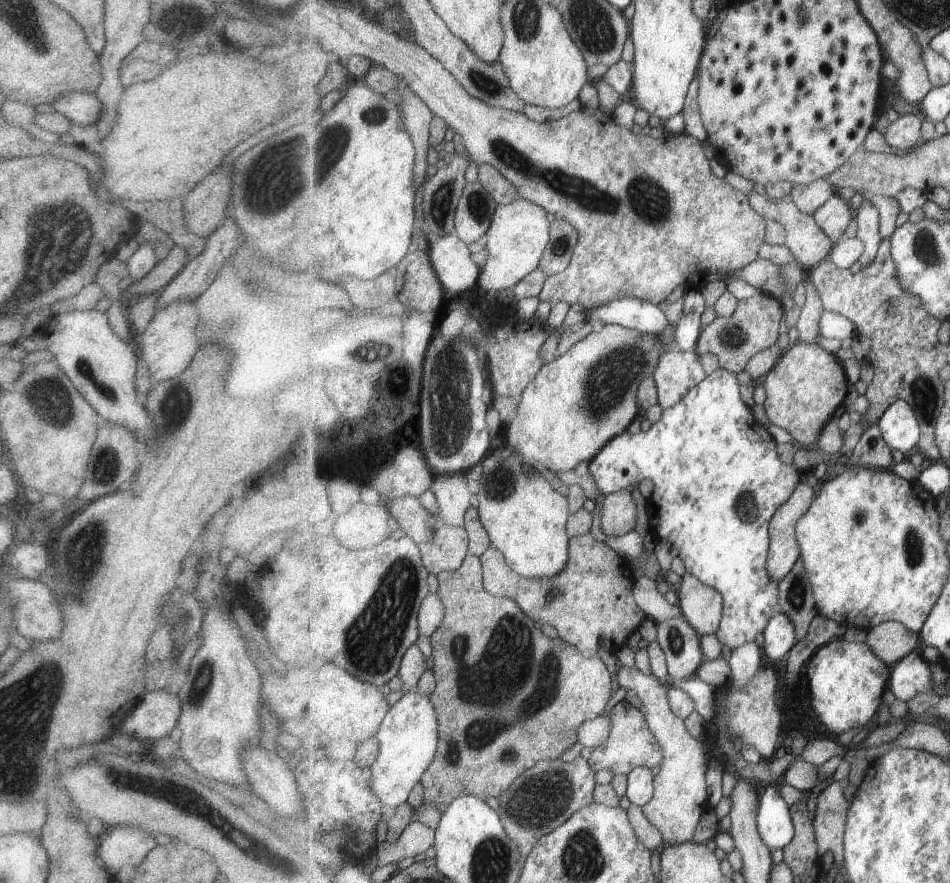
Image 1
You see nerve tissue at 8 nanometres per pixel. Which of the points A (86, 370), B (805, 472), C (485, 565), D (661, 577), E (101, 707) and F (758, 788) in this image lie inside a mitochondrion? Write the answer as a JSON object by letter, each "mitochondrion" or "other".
{"A":"mitochondrion","B":"other","C":"other","D":"other","E":"other","F":"other"}

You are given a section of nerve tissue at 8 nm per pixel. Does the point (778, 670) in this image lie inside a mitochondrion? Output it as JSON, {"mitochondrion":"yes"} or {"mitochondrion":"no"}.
{"mitochondrion":"no"}

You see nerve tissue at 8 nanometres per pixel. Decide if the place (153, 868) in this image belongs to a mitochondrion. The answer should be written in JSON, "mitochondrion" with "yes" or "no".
{"mitochondrion":"no"}

